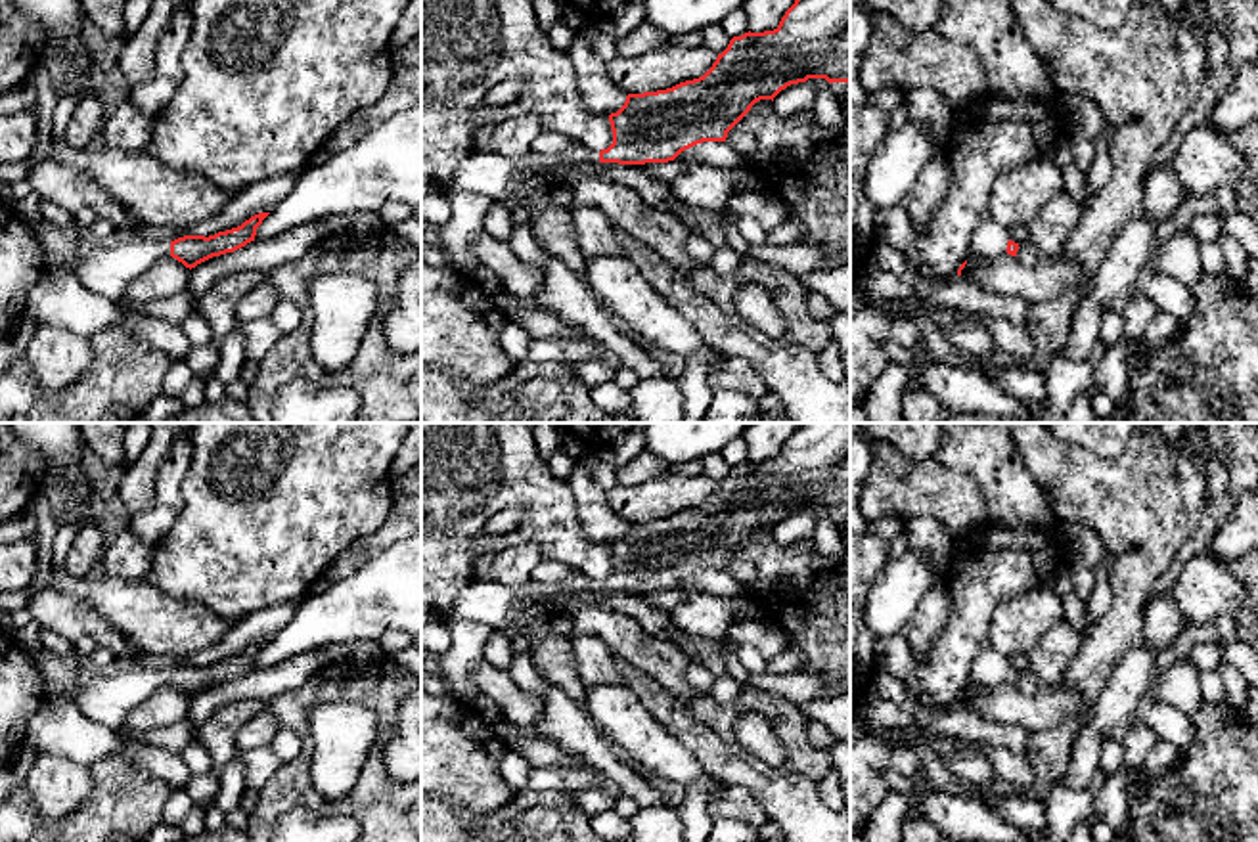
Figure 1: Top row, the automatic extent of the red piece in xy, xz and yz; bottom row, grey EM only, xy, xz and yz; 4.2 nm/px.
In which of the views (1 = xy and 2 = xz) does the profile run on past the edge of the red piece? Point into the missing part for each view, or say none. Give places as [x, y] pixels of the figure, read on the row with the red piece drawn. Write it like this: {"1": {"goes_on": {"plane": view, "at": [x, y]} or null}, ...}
{"1": {"goes_on": {"plane": "xy", "at": [110, 268]}}, "2": {"goes_on": {"plane": "xz", "at": [544, 167]}}}

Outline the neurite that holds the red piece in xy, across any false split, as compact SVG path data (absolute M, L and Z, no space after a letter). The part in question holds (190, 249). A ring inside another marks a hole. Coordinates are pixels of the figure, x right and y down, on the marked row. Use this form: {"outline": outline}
{"outline": "M258 212L241 226L214 235L184 235L174 241L130 239L94 241L90 256L77 268L77 277L90 291L119 300L128 283L147 272L165 256L172 256L186 268L234 253L255 241L257 228L270 212Z"}

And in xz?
{"outline": "M795 0L774 31L733 36L703 77L666 90L628 94L624 105L609 115L613 144L607 149L595 151L574 142L557 155L528 153L519 159L513 189L521 189L528 178L553 180L595 163L668 163L697 144L726 142L756 101L774 101L781 90L808 78L850 82L850 0Z"}

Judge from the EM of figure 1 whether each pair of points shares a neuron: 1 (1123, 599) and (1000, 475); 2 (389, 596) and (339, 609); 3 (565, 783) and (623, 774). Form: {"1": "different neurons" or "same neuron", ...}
{"1": "different neurons", "2": "same neuron", "3": "different neurons"}

